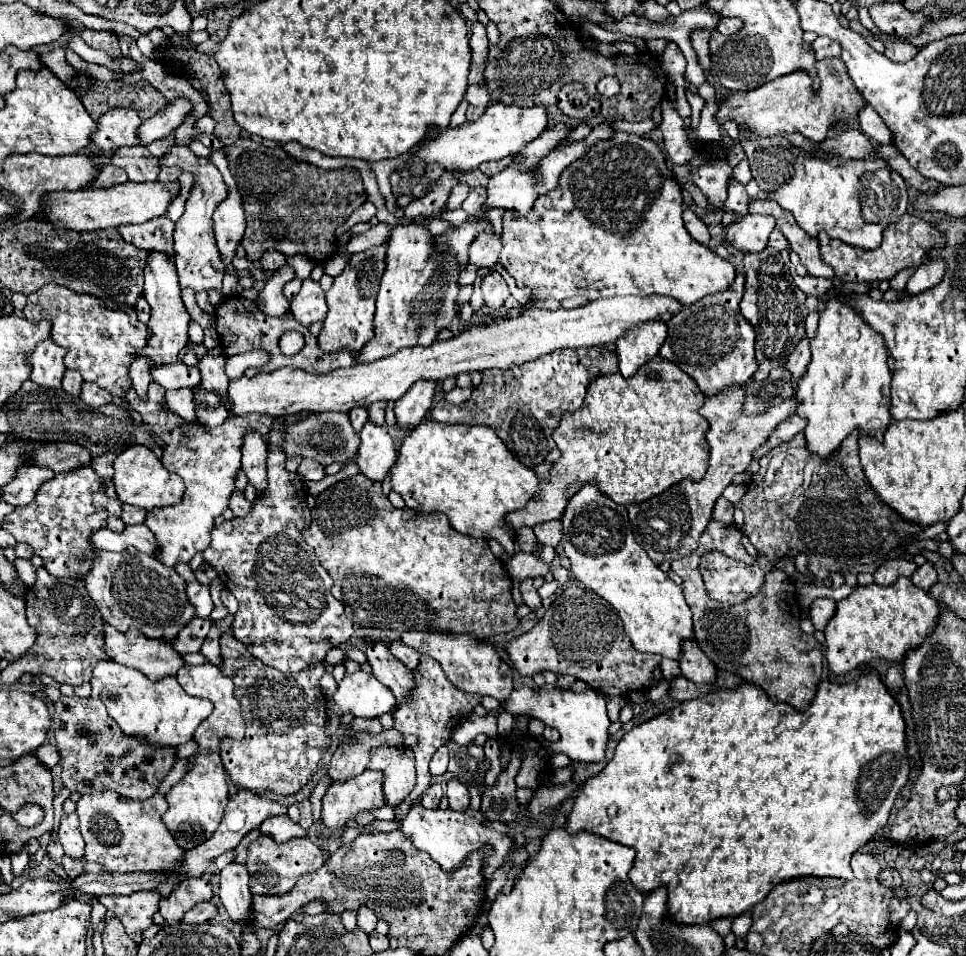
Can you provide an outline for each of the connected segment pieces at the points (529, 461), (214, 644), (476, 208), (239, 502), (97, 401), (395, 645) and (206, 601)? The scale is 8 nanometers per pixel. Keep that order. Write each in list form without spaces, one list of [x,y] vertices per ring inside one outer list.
[[[598,345],[579,349],[557,349],[553,353],[547,353],[535,361],[527,361],[521,365],[513,365],[509,369],[487,369],[483,371],[483,381],[475,387],[469,401],[457,407],[457,419],[439,419],[449,423],[465,423],[465,425],[487,425],[493,427],[495,433],[503,439],[507,449],[527,467],[535,467],[545,461],[547,453],[555,447],[555,441],[551,439],[553,429],[559,425],[563,411],[575,411],[581,407],[585,399],[585,389],[593,381],[595,375],[601,373],[615,373],[617,371],[617,353],[609,351],[607,347]]]
[[[211,627],[205,643],[201,645],[201,655],[205,655],[205,659],[207,659],[209,663],[217,665],[217,667],[223,665],[223,657],[221,657],[221,653],[219,653],[219,637],[221,637],[219,629]]]
[[[471,187],[467,199],[463,201],[463,209],[471,215],[481,215],[487,211],[485,207],[485,201],[487,201],[487,191],[485,187]]]
[[[235,489],[233,493],[231,493],[231,497],[229,497],[229,509],[233,511],[233,515],[247,515],[247,511],[249,511],[249,501],[245,499],[245,495],[243,495],[243,491],[239,491],[239,489]]]
[[[83,381],[79,397],[81,397],[81,401],[85,401],[91,407],[101,407],[105,403],[111,403],[111,395],[107,391],[103,391],[97,383],[89,383],[89,381]]]
[[[393,641],[393,643],[389,645],[389,649],[391,649],[391,653],[393,653],[405,667],[409,667],[409,669],[415,669],[415,667],[417,667],[421,655],[419,655],[413,647],[407,647],[407,645],[401,643],[401,641]]]
[[[189,583],[187,585],[187,599],[189,603],[195,607],[195,617],[207,619],[213,611],[213,601],[209,595],[209,587],[201,585],[201,583]]]

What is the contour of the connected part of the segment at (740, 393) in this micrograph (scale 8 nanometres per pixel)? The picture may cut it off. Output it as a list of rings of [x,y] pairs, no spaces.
[[[729,385],[723,391],[719,391],[717,395],[705,397],[705,403],[699,409],[699,413],[711,425],[709,433],[707,433],[707,441],[711,445],[711,451],[709,451],[711,459],[709,459],[709,469],[703,479],[699,479],[699,481],[683,479],[683,481],[671,485],[667,491],[651,497],[643,503],[635,503],[635,505],[627,507],[629,521],[635,531],[635,541],[647,549],[649,557],[655,563],[683,559],[697,549],[699,537],[711,519],[711,511],[713,511],[717,497],[721,497],[723,489],[733,481],[733,477],[737,473],[743,473],[749,467],[749,463],[753,459],[753,451],[757,451],[763,443],[767,443],[767,439],[775,431],[775,427],[781,421],[785,421],[789,415],[793,415],[799,407],[799,401],[795,397],[789,397],[783,403],[779,403],[763,413],[745,415],[745,411],[743,411],[745,399],[747,399],[747,395],[741,385]]]

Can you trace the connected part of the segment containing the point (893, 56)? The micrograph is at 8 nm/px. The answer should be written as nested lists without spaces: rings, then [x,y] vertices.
[[[901,39],[885,41],[885,57],[895,63],[905,63],[905,61],[913,59],[917,53],[919,53],[919,49],[915,45],[911,45],[909,41],[901,41]]]

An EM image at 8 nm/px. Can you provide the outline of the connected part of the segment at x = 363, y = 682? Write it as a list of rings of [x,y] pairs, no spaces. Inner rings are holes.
[[[355,671],[345,673],[345,677],[339,681],[339,689],[331,697],[329,713],[353,713],[355,717],[371,719],[389,713],[393,705],[395,695],[381,681],[377,681],[371,673]]]

